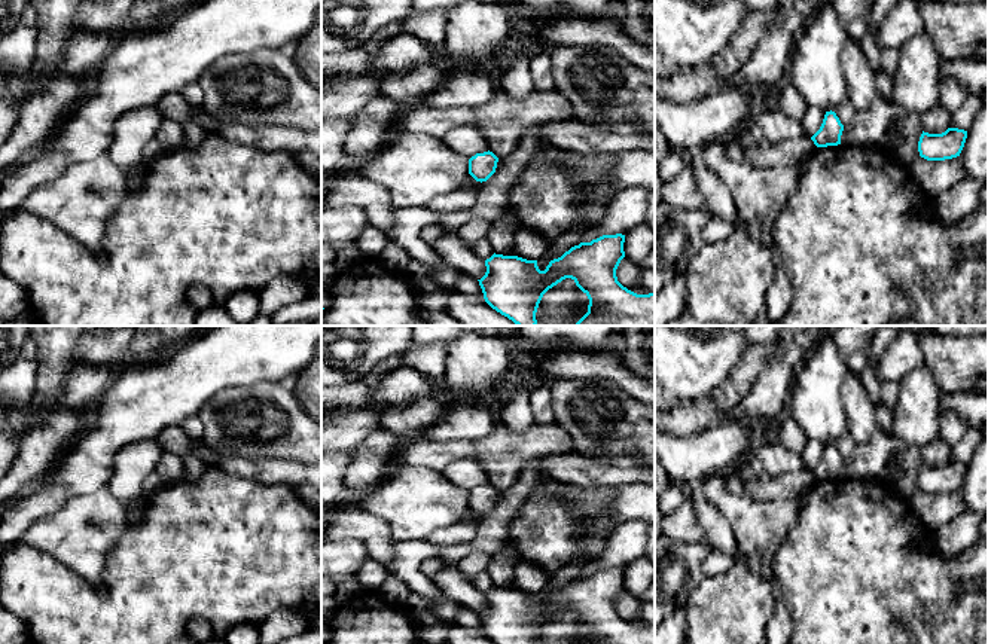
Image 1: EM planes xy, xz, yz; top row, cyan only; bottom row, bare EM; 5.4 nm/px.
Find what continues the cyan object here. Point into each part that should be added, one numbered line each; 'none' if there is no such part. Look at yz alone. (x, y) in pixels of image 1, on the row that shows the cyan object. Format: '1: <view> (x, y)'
none

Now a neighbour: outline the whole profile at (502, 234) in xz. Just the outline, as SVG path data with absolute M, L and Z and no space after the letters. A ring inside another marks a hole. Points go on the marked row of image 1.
M506 213L501 219L491 223L487 239L495 254L513 256L515 235L519 228L521 223L512 213Z

